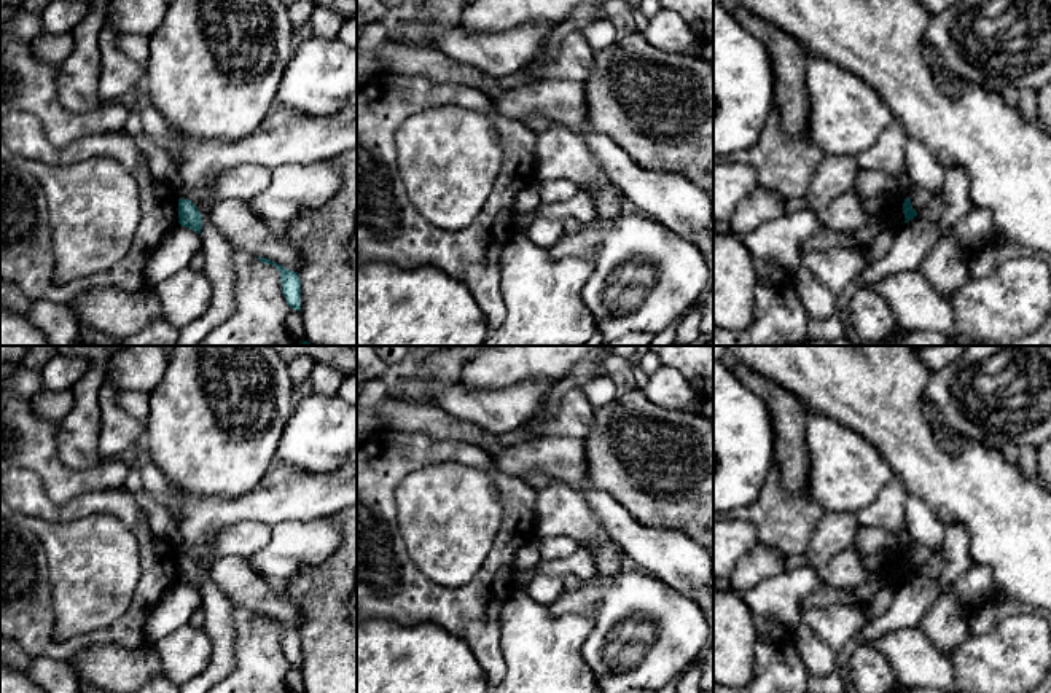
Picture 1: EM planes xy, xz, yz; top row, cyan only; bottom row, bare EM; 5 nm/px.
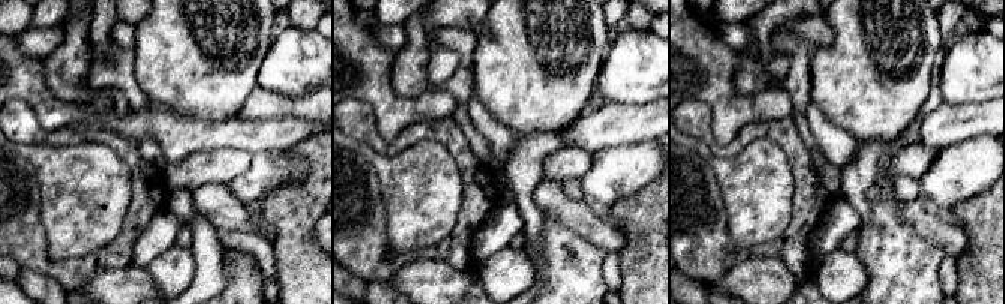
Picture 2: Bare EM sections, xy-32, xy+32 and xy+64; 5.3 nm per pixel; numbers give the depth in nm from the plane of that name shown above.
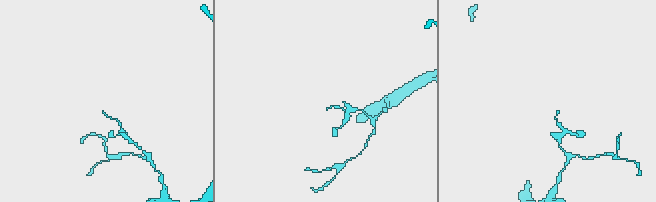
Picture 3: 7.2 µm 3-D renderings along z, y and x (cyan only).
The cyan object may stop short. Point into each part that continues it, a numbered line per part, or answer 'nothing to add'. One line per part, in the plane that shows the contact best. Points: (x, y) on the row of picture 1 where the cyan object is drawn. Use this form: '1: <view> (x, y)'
nothing to add

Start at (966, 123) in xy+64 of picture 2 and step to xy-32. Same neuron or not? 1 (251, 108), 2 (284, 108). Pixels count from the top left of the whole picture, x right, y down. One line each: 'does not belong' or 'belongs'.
1: does not belong
2: does not belong

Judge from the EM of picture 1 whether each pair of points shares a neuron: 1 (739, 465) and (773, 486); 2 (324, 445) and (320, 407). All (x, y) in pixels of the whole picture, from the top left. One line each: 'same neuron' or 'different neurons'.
1: different neurons
2: same neuron

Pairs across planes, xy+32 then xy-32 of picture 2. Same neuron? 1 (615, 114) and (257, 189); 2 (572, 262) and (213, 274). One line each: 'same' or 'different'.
1: different
2: different

